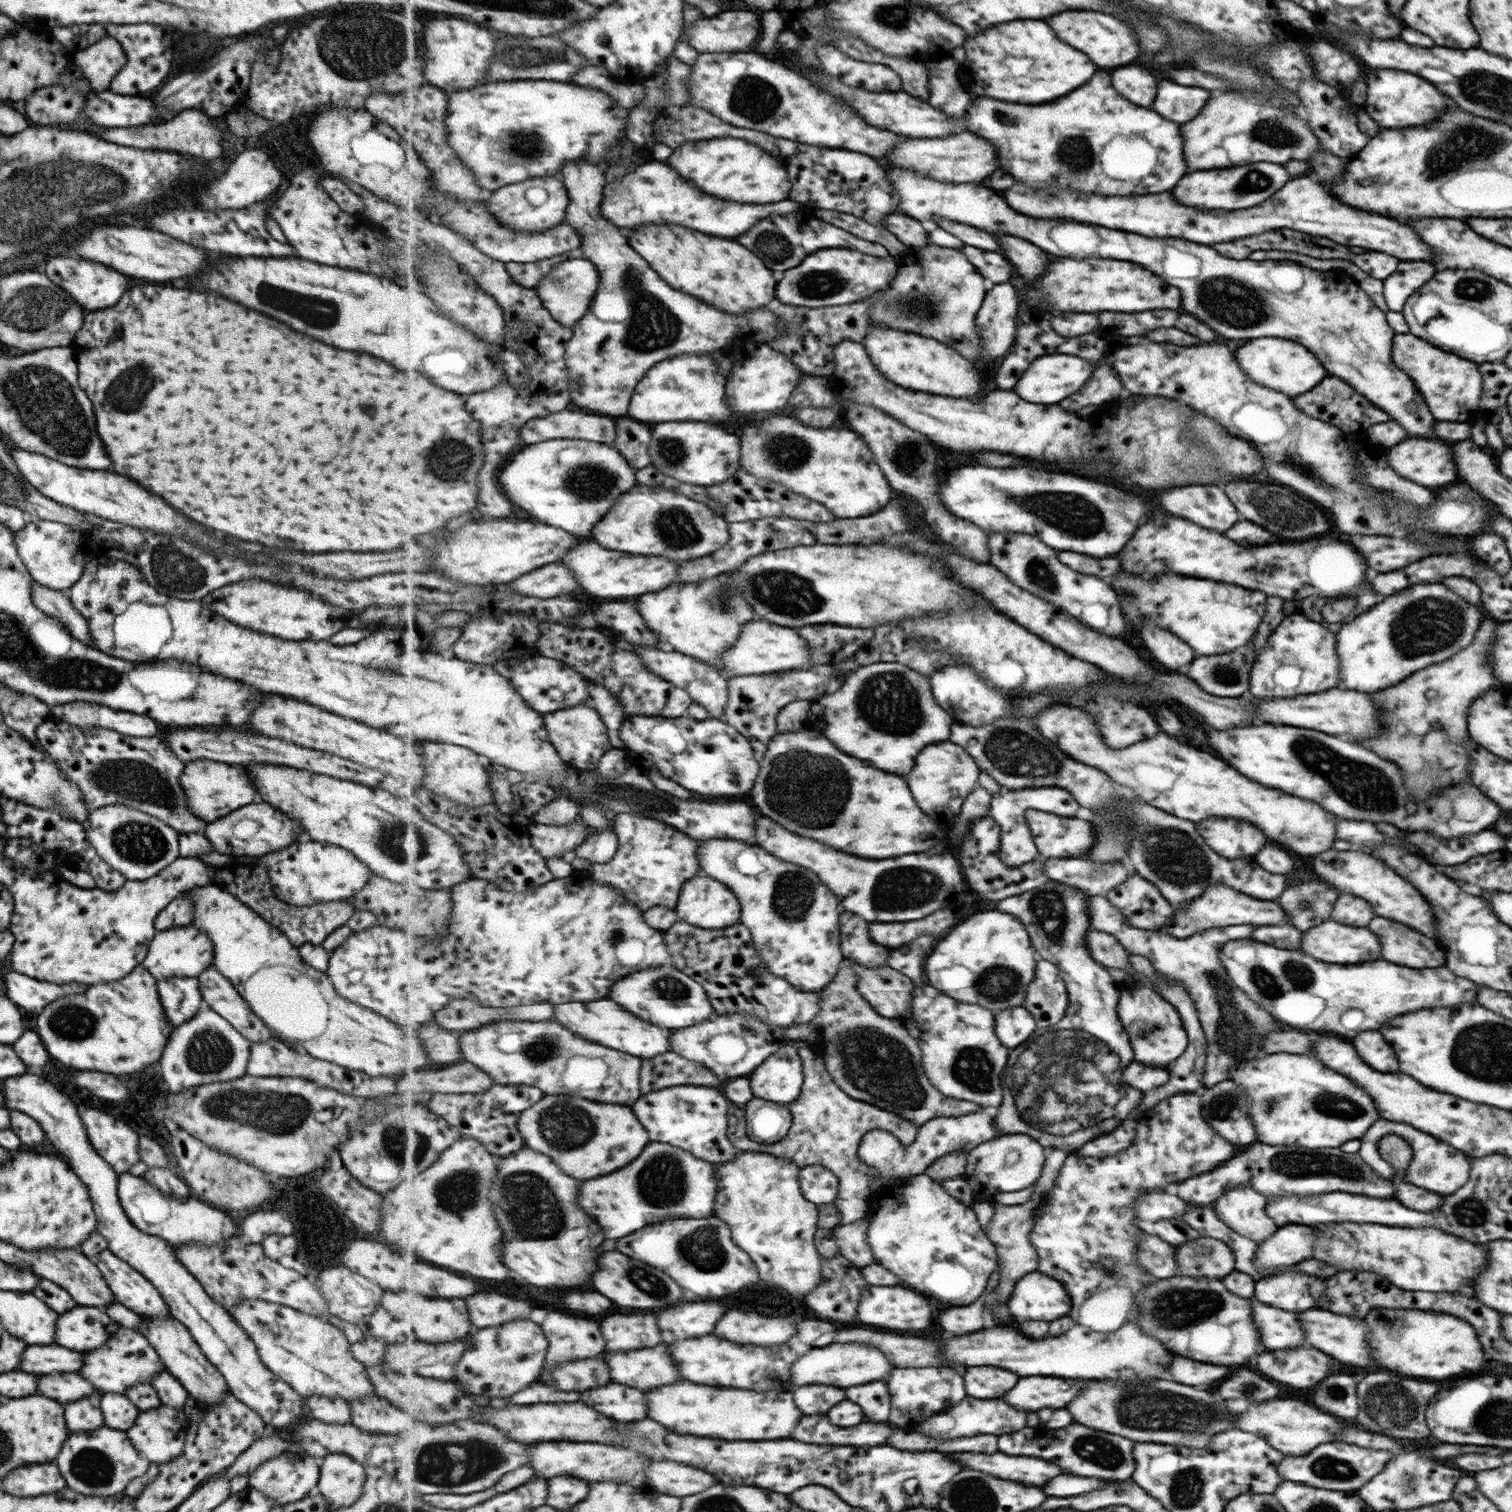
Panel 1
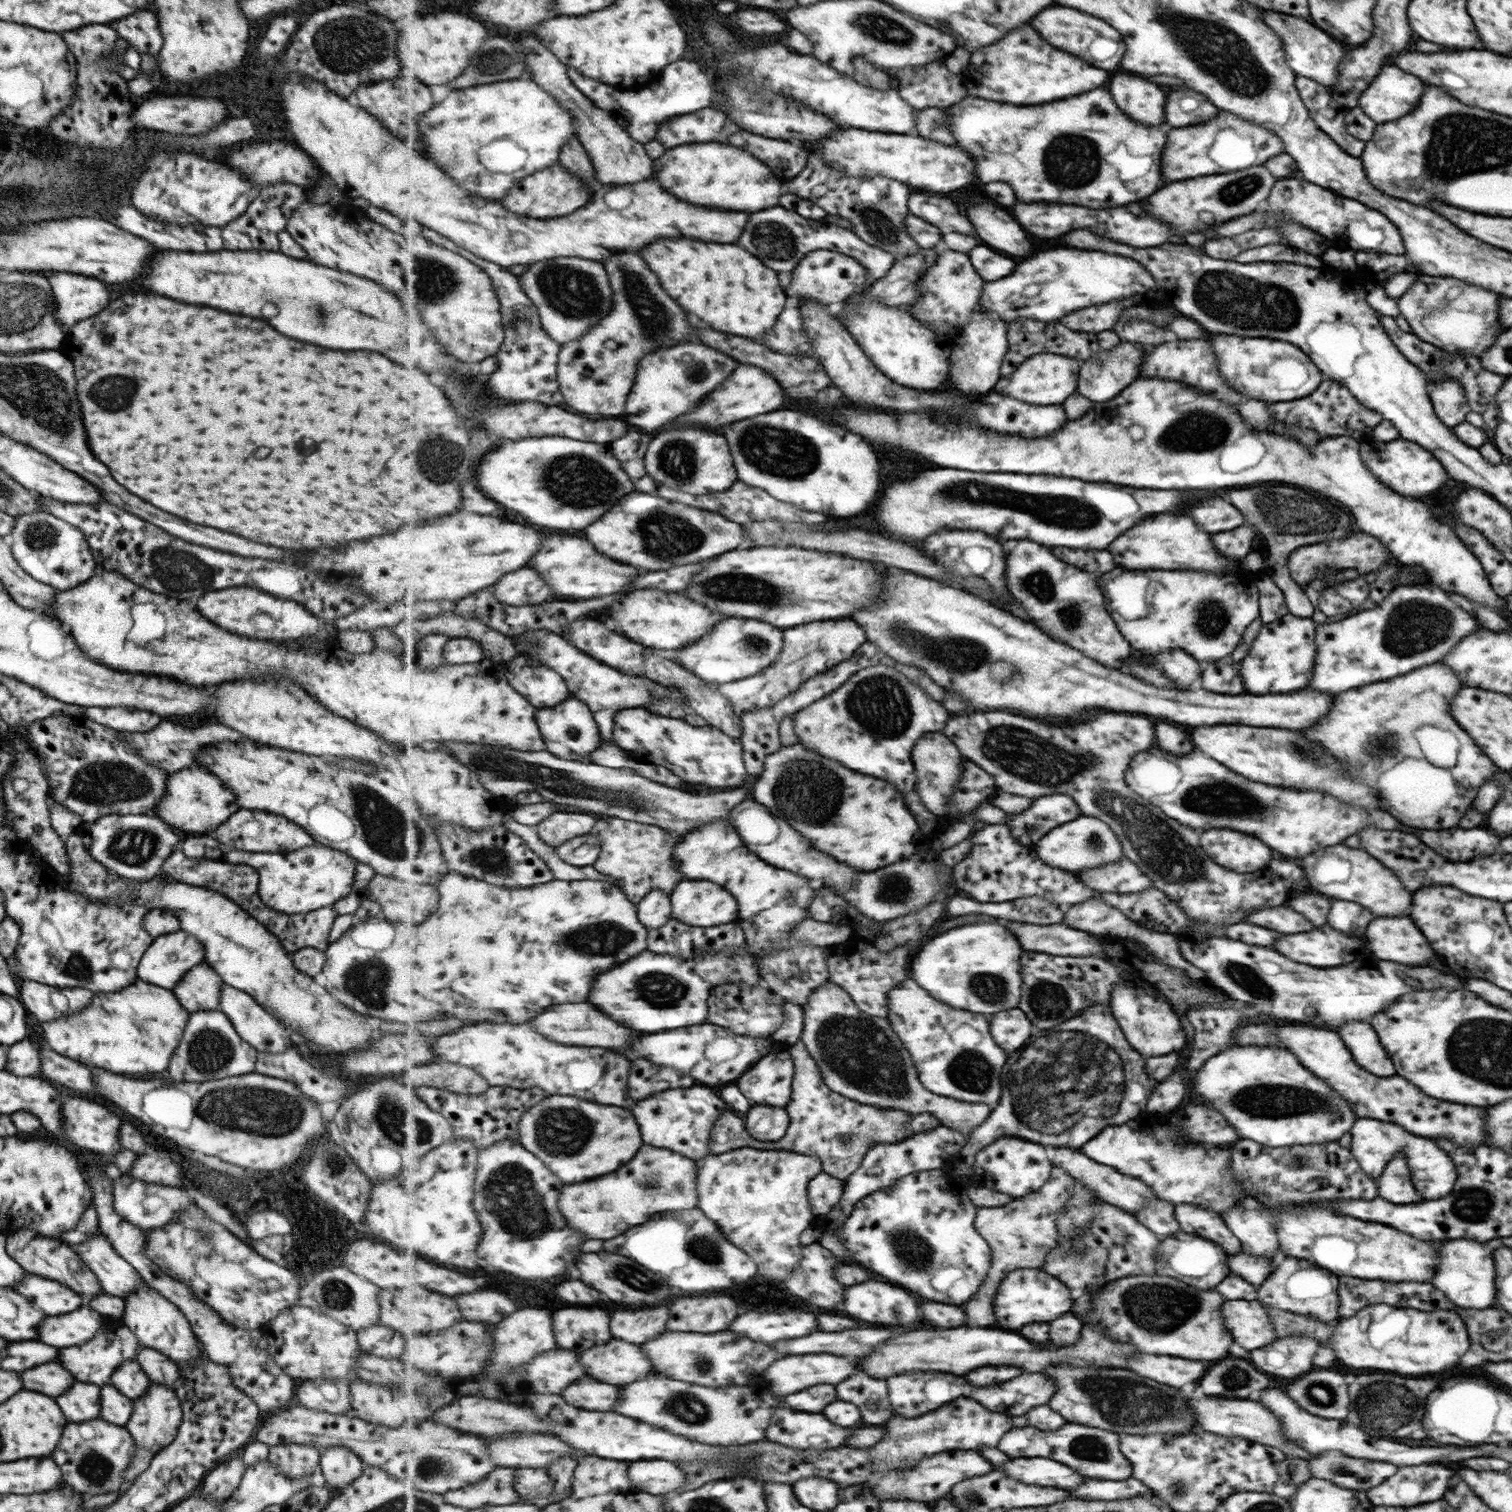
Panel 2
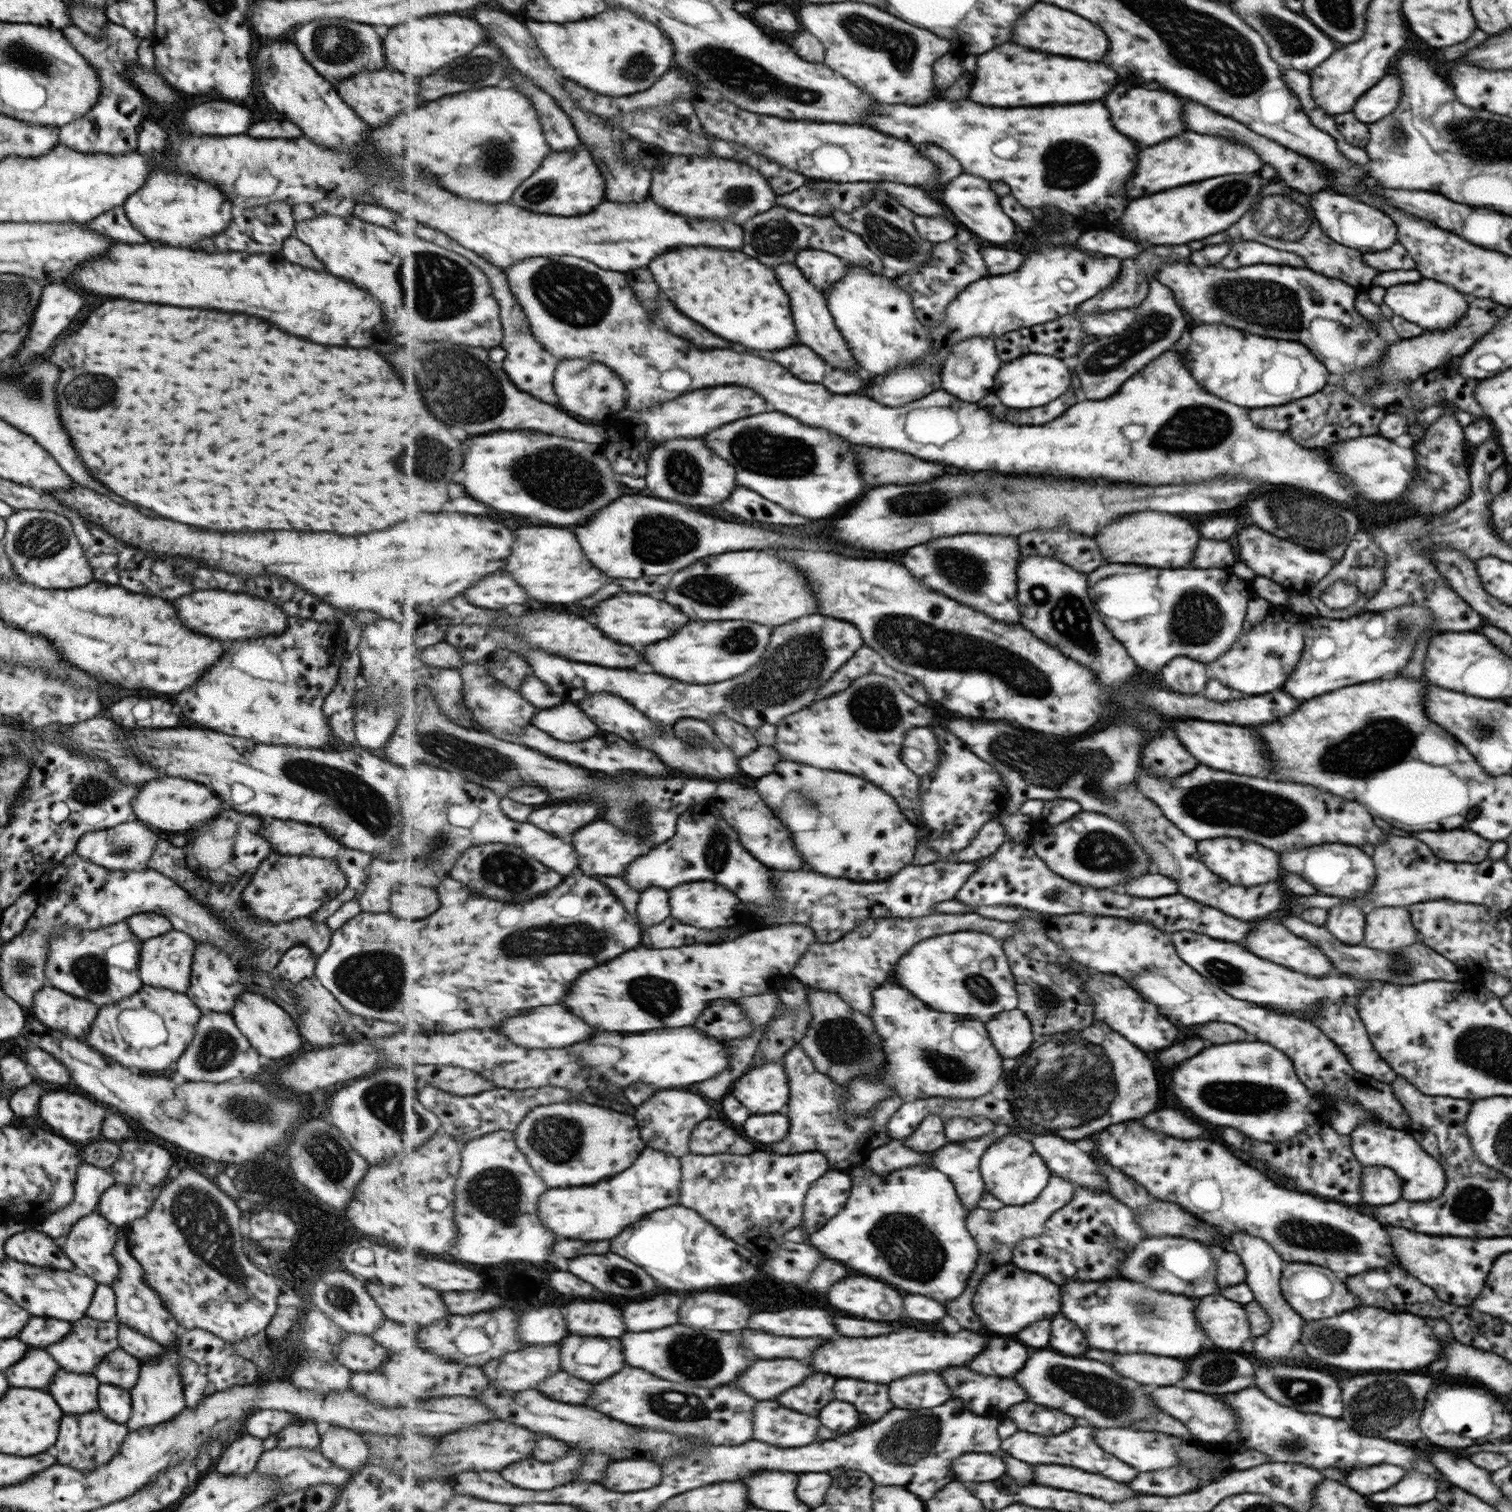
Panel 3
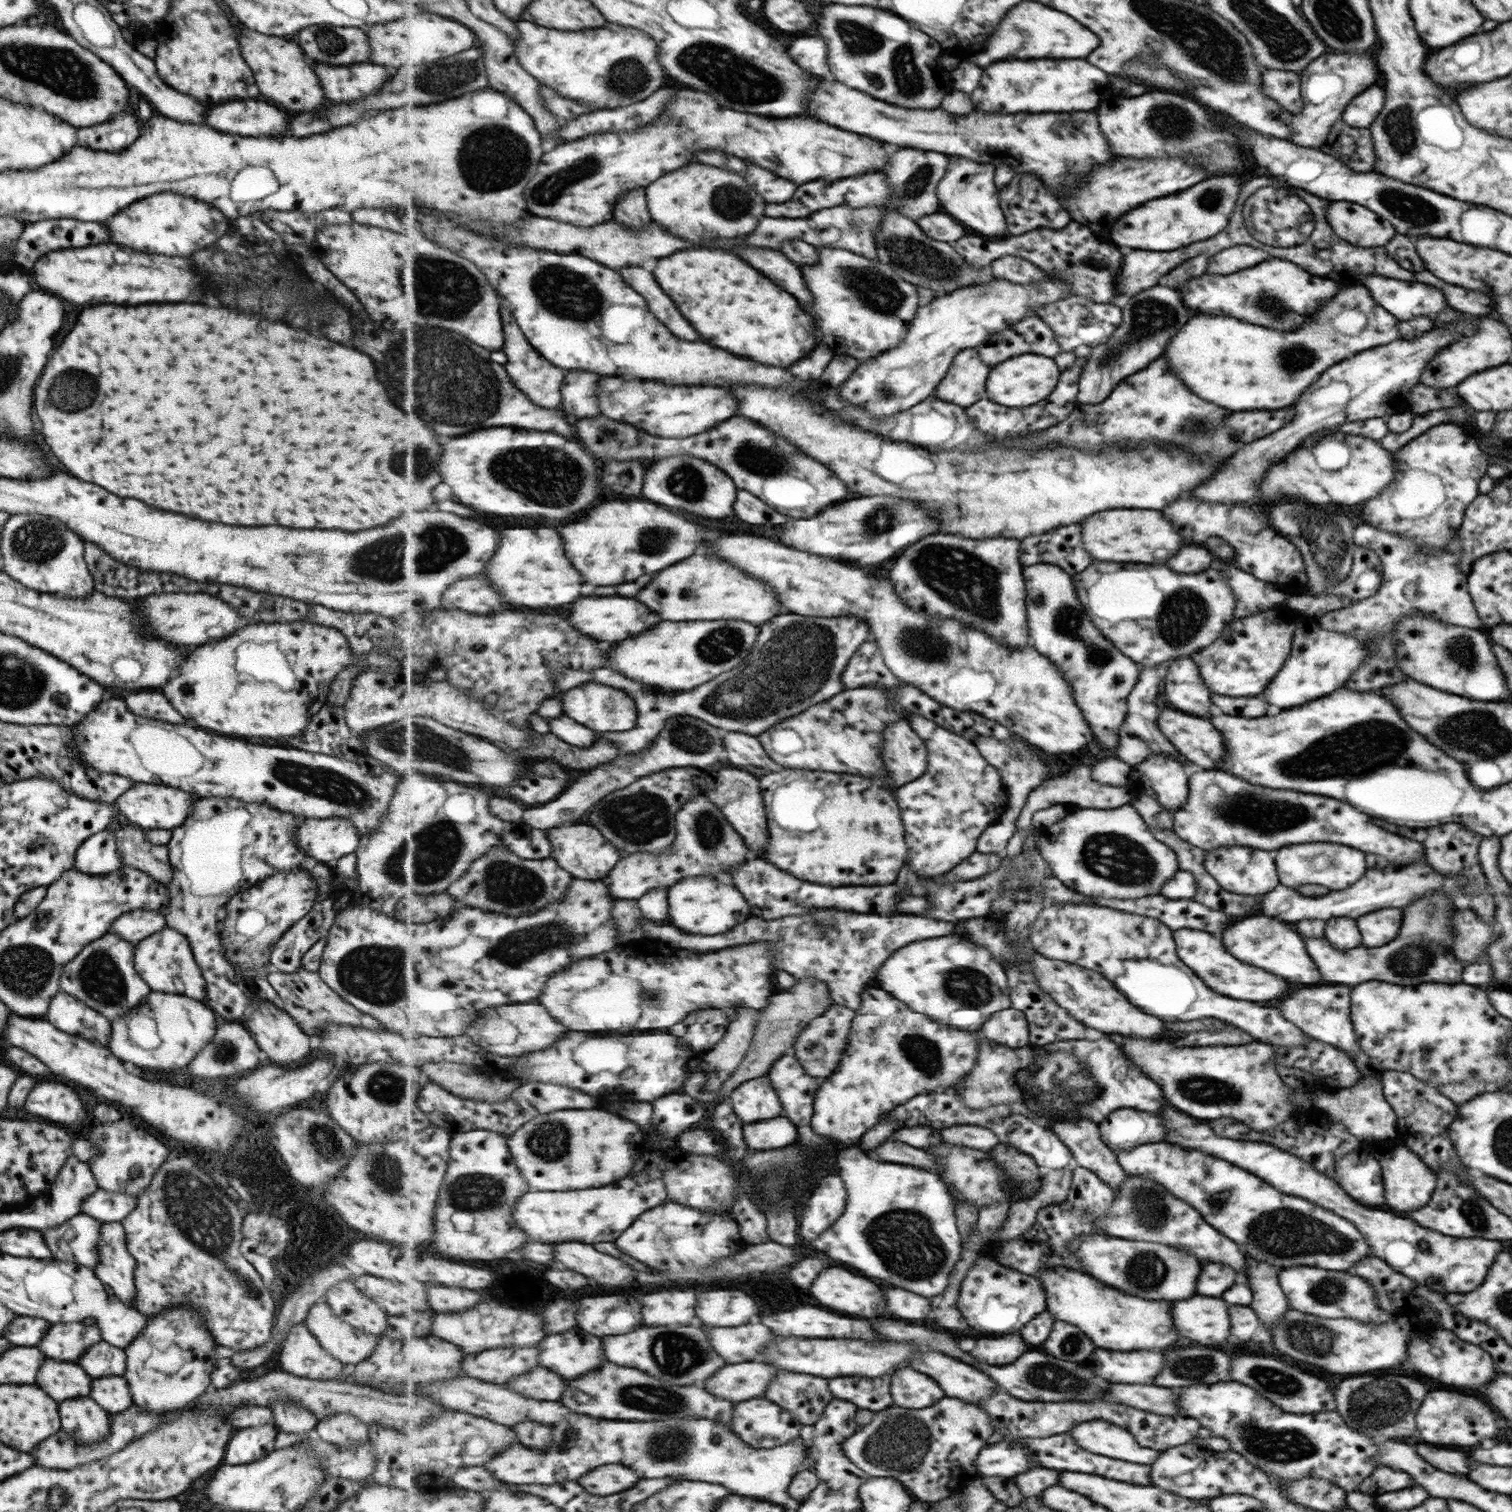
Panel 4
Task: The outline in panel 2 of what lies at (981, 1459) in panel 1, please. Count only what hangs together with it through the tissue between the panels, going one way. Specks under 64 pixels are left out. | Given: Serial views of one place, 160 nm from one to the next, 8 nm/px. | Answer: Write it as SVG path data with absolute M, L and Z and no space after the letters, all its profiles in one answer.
M1017 1458L1001 1466L1001 1470L1009 1472L1009 1476L1017 1476L1017 1480L1025 1480L1025 1484L1055 1486L1065 1490L1075 1488L1085 1480L1083 1476L1075 1474L1069 1466L1047 1458Z

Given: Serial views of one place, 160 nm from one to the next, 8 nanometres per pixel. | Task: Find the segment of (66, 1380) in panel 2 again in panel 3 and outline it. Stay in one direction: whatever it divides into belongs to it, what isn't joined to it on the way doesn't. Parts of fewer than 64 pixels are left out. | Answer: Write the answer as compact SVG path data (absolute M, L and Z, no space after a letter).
M29 1348L15 1364L3 1370L7 1382L17 1388L45 1388L59 1366L43 1350Z

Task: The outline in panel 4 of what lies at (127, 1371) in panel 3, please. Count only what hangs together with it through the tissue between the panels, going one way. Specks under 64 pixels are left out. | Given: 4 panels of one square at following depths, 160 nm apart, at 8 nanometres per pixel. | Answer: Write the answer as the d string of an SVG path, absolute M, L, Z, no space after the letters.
M101 1340L87 1347L79 1358L79 1366L94 1378L104 1376L124 1376L124 1349L114 1347Z

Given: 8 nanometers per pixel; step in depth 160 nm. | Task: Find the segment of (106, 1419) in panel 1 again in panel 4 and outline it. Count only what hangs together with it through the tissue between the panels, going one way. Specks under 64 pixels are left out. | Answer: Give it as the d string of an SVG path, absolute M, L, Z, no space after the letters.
M122 1376L94 1378L90 1390L88 1397L108 1414L123 1412L132 1404L127 1381Z

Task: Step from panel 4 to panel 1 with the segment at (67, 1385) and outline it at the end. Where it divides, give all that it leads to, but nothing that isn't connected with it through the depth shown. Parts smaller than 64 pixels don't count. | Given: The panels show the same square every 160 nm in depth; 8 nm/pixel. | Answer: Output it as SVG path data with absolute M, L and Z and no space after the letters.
M91 1394L85 1398L79 1398L75 1402L67 1402L63 1406L65 1424L71 1432L85 1432L104 1426L102 1414L99 1412L99 1394Z

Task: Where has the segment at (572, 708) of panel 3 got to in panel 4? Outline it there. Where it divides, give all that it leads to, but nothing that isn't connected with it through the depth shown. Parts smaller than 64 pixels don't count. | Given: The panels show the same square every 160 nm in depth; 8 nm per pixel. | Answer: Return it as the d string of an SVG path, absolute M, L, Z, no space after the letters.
M566 714L550 719L549 724L551 733L573 746L587 749L591 748L598 740L596 731L583 726Z

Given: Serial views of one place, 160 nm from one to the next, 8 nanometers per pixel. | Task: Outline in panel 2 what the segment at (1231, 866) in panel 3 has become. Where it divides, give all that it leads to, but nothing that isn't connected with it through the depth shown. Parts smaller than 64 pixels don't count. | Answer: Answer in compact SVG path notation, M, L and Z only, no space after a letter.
M1228 828L1199 832L1199 844L1217 865L1233 872L1255 872L1271 860L1271 849L1257 837Z

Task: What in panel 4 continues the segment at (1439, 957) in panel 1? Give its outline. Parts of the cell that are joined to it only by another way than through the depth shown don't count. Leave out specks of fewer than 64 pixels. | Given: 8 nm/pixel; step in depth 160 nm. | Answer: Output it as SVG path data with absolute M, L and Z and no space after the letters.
M1381 908L1356 918L1362 938L1365 936L1365 948L1383 946L1393 940L1403 926L1403 917L1399 908Z

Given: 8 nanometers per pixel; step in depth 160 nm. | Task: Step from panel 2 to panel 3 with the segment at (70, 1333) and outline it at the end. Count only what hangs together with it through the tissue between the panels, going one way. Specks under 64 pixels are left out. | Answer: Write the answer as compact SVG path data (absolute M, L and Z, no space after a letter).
M29 1318L25 1328L19 1330L17 1340L29 1344L29 1346L47 1346L53 1344L55 1338L65 1336L65 1330L69 1328L67 1322L59 1322L59 1320L45 1320L45 1318Z

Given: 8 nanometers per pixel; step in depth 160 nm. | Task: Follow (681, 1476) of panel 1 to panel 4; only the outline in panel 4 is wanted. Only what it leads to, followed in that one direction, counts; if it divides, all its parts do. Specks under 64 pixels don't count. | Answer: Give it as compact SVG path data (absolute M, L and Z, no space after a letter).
M607 1464L605 1468L597 1468L597 1472L588 1472L589 1476L583 1476L578 1480L585 1486L587 1492L597 1496L609 1496L623 1490L633 1488L639 1482L639 1475L631 1468L623 1464Z

